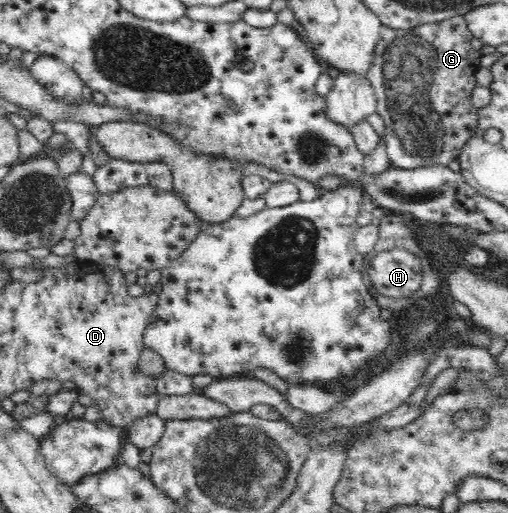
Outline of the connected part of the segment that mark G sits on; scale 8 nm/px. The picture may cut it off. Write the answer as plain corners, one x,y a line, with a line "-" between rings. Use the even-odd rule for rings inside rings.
454,16
438,23
426,23
409,30
395,30
382,26
371,55
367,79
374,89
377,109
386,125
386,149
392,164
399,168
447,166
457,159
470,139
475,137
478,109
472,104
476,86
474,73
480,66
483,54
470,45
470,33
463,16

